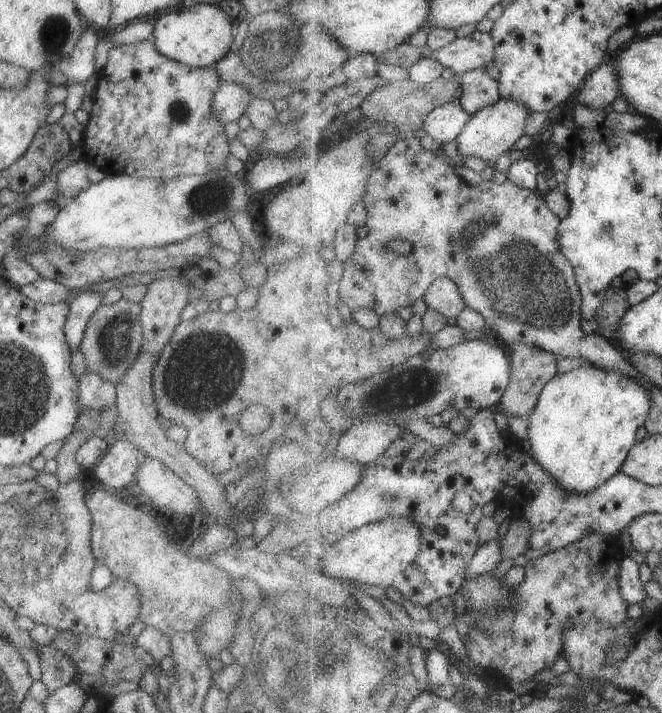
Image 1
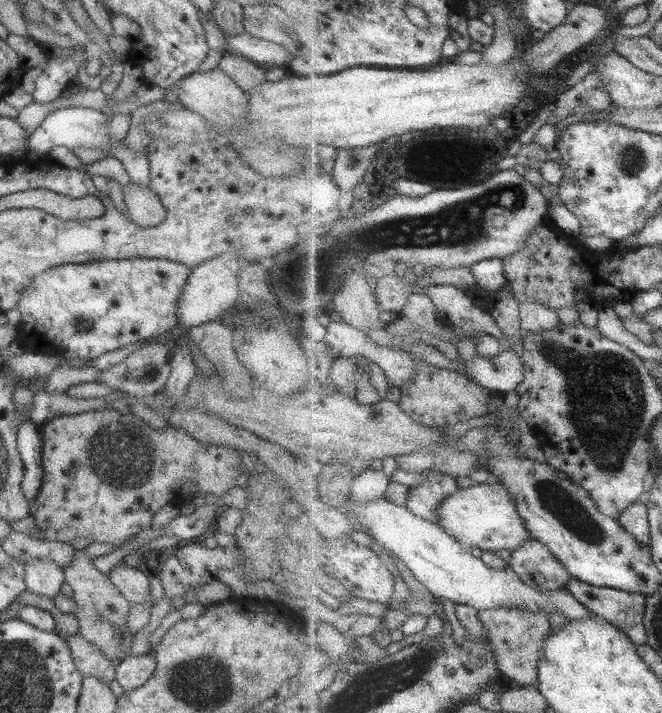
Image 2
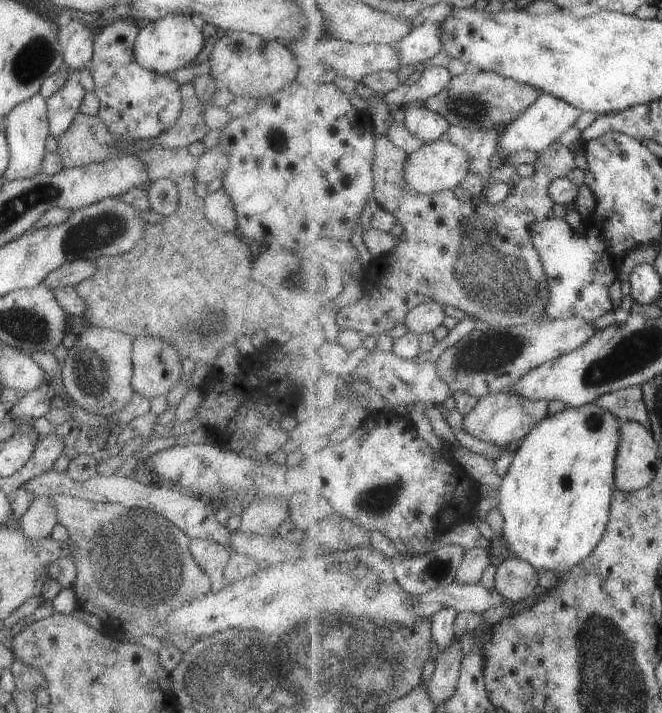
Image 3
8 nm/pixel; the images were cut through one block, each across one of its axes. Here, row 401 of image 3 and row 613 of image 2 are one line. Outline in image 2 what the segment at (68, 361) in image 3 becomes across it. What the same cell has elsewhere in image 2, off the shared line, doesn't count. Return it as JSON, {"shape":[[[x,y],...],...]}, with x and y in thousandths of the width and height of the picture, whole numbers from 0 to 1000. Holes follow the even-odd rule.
{"shape":[[[127,770],[115,771],[113,781],[94,795],[98,819],[110,827],[110,844],[113,853],[109,861],[116,867],[116,884],[131,900],[137,900],[159,924],[189,923],[196,917],[201,888],[192,882],[192,861],[196,856],[196,844],[174,825],[163,806],[157,806],[140,794],[140,787],[127,780]]]}

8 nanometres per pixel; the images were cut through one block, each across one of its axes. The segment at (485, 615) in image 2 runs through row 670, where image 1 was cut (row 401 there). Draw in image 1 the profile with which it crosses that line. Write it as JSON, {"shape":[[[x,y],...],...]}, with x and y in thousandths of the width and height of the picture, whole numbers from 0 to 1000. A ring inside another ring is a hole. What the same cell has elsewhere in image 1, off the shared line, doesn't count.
{"shape":[[[796,480],[776,481],[772,488],[775,525],[772,526],[770,540],[766,543],[749,574],[766,579],[770,585],[796,583],[811,569],[826,537],[831,537],[844,525],[844,499],[837,494],[823,491],[820,487]]]}

